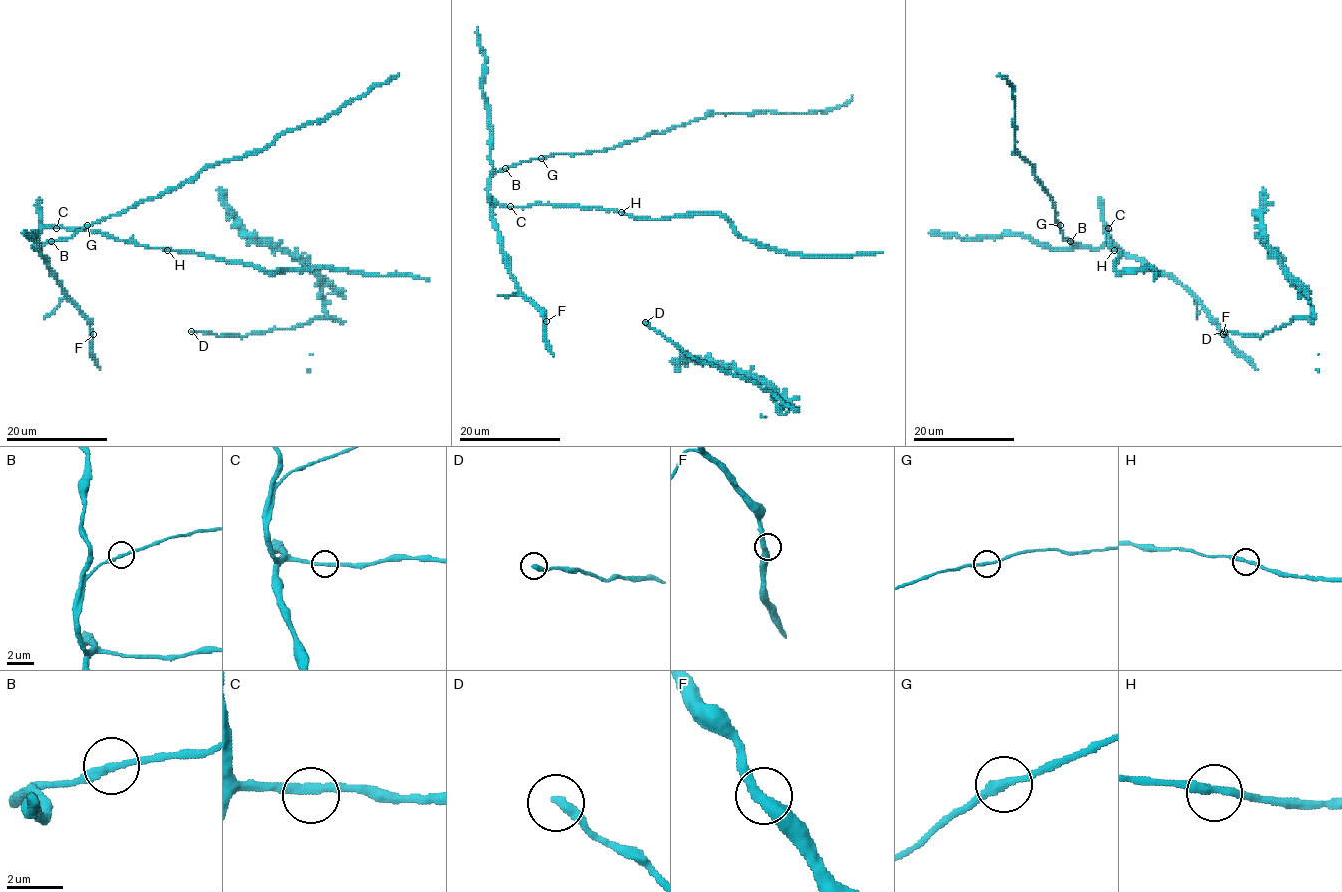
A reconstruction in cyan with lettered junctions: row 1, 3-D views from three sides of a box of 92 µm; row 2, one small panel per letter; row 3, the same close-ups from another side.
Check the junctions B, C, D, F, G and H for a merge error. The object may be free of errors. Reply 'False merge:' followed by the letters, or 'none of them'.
False merge: none of them

